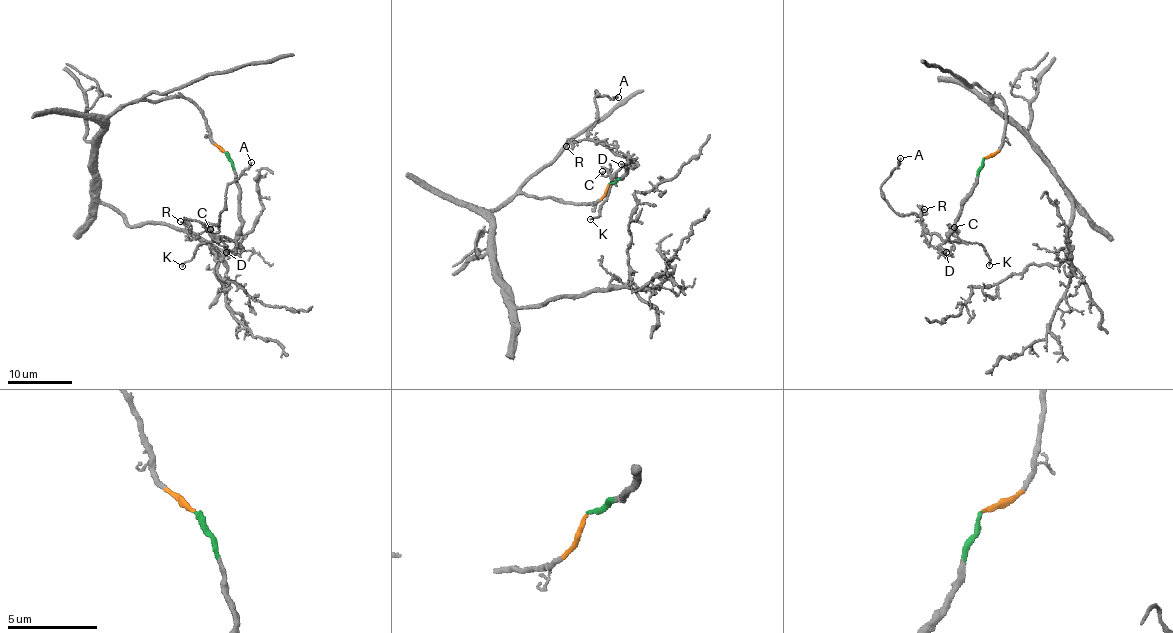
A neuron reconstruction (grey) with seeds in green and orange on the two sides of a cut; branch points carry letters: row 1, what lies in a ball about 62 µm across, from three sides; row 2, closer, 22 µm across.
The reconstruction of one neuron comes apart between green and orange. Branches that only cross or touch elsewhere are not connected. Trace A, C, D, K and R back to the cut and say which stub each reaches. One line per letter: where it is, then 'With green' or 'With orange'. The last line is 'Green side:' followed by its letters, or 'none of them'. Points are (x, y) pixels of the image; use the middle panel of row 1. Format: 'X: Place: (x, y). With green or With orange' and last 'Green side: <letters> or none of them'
A: Place: (618, 97). With green
C: Place: (602, 171). With green
D: Place: (621, 164). With green
K: Place: (590, 219). With green
R: Place: (566, 146). With green
Green side: A, C, D, K, R

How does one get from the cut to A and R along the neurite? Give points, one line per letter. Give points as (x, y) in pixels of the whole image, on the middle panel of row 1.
A: (610, 183), (622, 179), (632, 164), (588, 136), (596, 115), (595, 90), (597, 96), (618, 98)
R: (610, 183), (625, 176), (631, 164), (625, 158), (600, 143), (583, 139), (571, 147), (566, 146)

